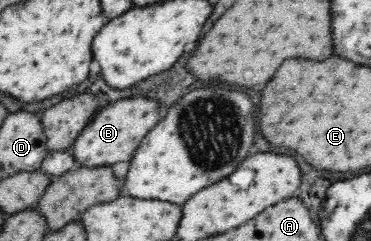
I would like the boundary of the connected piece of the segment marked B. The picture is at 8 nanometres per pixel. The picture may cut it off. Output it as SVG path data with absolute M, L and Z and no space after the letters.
M126 98L118 100L114 104L108 104L100 108L94 118L80 132L74 141L72 151L78 166L111 166L122 160L130 160L134 150L138 148L138 142L146 136L148 130L152 130L160 122L158 116L158 102L148 98Z

